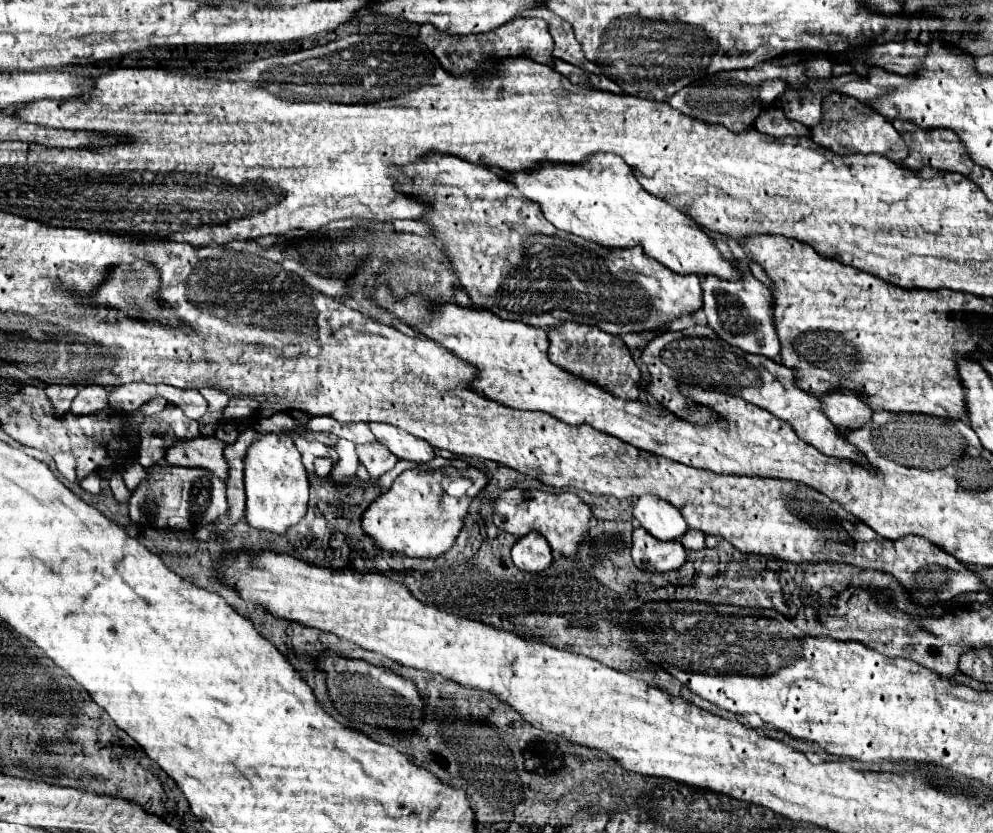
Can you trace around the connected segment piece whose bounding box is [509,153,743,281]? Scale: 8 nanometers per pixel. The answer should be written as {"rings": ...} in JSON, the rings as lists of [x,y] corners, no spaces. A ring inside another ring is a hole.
{"rings":[[[597,153],[583,161],[583,165],[543,165],[539,173],[515,173],[509,181],[519,185],[523,197],[539,203],[547,221],[557,229],[607,249],[641,245],[645,255],[679,275],[715,275],[725,281],[739,281],[743,277],[739,267],[719,253],[715,241],[687,211],[671,205],[665,197],[647,193],[631,167],[613,153]]]}

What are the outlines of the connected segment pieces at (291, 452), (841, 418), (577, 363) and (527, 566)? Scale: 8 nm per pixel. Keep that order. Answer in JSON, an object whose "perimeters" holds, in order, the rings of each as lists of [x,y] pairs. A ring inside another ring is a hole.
{"perimeters":[[[[255,435],[245,455],[245,491],[245,519],[255,529],[283,535],[291,525],[299,523],[305,517],[309,501],[309,479],[301,463],[301,453],[295,449],[295,443],[289,435]]],[[[833,391],[825,397],[821,397],[823,401],[823,411],[827,411],[827,417],[841,429],[851,431],[851,429],[859,429],[867,423],[871,423],[873,411],[867,405],[867,399],[851,393],[851,391]]],[[[559,325],[549,331],[549,357],[551,363],[565,369],[571,375],[579,375],[585,381],[613,393],[621,399],[637,399],[641,387],[641,373],[635,361],[629,355],[629,349],[621,341],[621,337],[603,333],[603,331],[589,331],[589,325]],[[557,331],[557,333],[555,333]],[[557,339],[557,341],[555,341]]],[[[529,533],[517,539],[517,543],[511,549],[511,557],[515,567],[527,573],[541,573],[553,563],[551,547],[547,539],[543,539],[543,535],[539,533]]]]}

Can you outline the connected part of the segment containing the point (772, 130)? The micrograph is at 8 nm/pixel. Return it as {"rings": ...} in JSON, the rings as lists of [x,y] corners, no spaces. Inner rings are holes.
{"rings":[[[771,107],[757,117],[755,129],[761,133],[767,133],[767,135],[773,135],[773,137],[785,137],[785,135],[807,137],[809,135],[809,129],[803,123],[787,119],[785,113],[777,107]]]}

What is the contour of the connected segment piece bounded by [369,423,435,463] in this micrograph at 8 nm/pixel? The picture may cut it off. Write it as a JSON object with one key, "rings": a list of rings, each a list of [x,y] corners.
{"rings":[[[371,423],[369,427],[373,435],[377,437],[377,441],[383,447],[387,447],[397,459],[415,461],[415,463],[429,463],[431,459],[435,459],[435,449],[427,445],[427,441],[417,439],[415,435],[403,429],[395,429],[383,423]]]}

